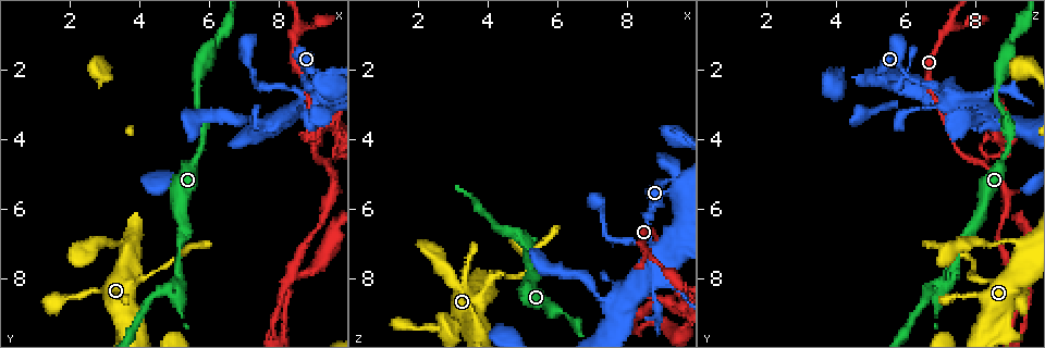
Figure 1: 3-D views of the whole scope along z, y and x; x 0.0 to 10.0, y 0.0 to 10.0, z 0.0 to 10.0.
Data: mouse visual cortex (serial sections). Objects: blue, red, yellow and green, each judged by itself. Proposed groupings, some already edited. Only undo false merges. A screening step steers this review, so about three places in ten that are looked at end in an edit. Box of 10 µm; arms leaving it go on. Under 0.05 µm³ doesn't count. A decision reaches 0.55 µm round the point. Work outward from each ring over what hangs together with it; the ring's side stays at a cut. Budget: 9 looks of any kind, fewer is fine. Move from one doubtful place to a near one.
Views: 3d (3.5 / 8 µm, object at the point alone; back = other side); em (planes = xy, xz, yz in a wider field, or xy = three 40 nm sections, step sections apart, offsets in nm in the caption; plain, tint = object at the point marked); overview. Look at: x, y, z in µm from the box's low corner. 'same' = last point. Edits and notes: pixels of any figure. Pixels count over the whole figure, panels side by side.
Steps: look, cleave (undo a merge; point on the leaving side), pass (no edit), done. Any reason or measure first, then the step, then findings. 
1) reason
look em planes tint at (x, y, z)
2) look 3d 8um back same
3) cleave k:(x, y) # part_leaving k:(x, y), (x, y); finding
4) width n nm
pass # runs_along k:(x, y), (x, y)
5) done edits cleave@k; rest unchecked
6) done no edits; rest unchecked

abrupt turn
look 3d 3.5um at (3.50, 7.00, 8.70)

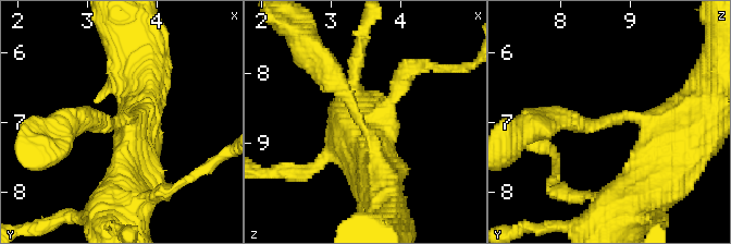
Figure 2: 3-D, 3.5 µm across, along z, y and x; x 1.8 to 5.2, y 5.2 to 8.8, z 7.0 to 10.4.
arm_widths 300, 350 nm; shape alone is not enough
look em xy step 2 tint at (3.40, 7.05, 8.70)

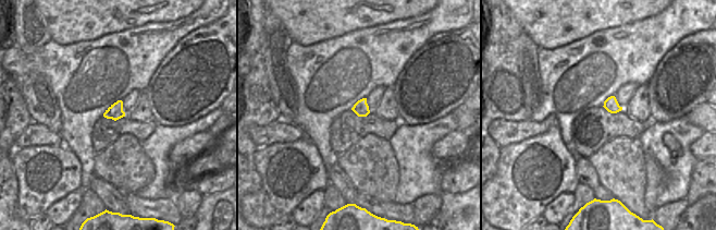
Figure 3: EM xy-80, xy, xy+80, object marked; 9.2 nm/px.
width 140 nm
pass # runs_along 2:(378, 180), (373, 138), (320, 63); one cell here

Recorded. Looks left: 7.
sharp bend
look 3d 8um at (5.05, 8.55, 6.90)

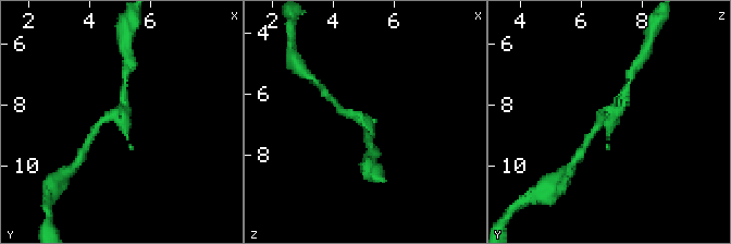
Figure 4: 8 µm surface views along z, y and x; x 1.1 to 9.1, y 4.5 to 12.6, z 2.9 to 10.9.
zoom in
look 3d 3.5um back same

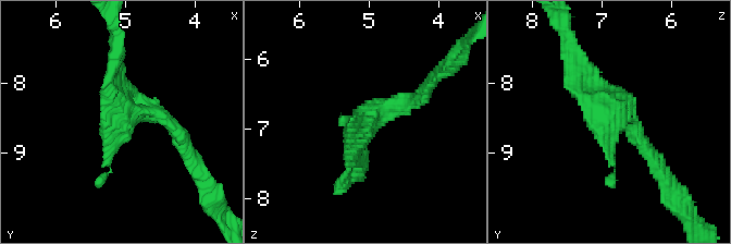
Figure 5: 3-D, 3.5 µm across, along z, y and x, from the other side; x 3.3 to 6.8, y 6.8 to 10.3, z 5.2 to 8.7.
look em xy step 2 tint at (5.10, 8.55, 6.95)

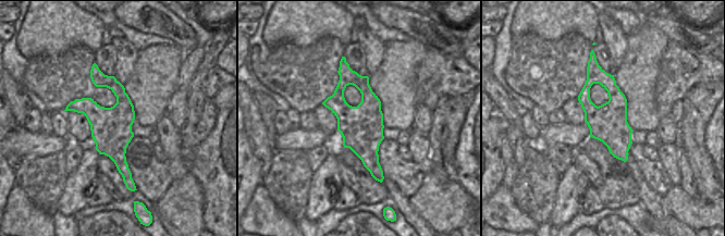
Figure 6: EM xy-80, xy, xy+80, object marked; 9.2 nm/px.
width 400 nm
pass # runs_along 6:(346, 66), (368, 96), (368, 154), (379, 175); continuous, no second cell

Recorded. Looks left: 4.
branch point
look 3d 3.5um at (8.60, 0.90, 7.25)

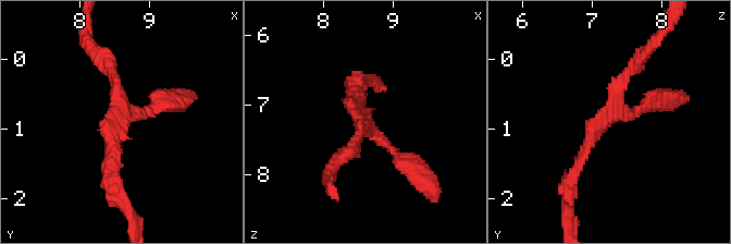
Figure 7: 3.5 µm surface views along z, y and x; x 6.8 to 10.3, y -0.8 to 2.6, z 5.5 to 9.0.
arms 3; arm_widths 150, 200, 200 nm; need the tissue
look em planes tint at (8.55, 0.90, 7.25)

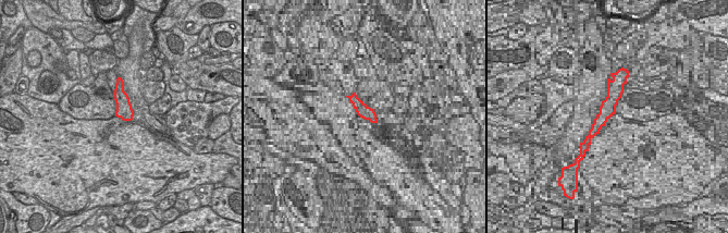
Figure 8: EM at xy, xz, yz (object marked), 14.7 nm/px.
look em xy step 3 tint same

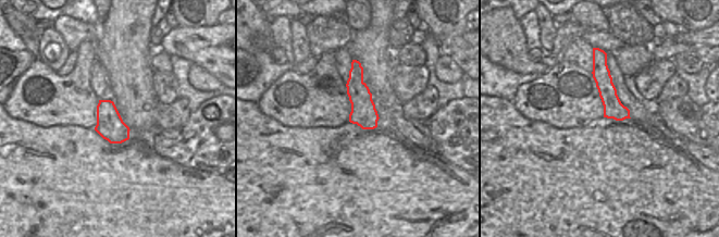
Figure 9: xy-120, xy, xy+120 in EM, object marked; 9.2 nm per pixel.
pass # runs_along 9:(595, 65), (609, 98), (627, 115); all the same cell

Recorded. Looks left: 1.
done no edits; rest unchecked

